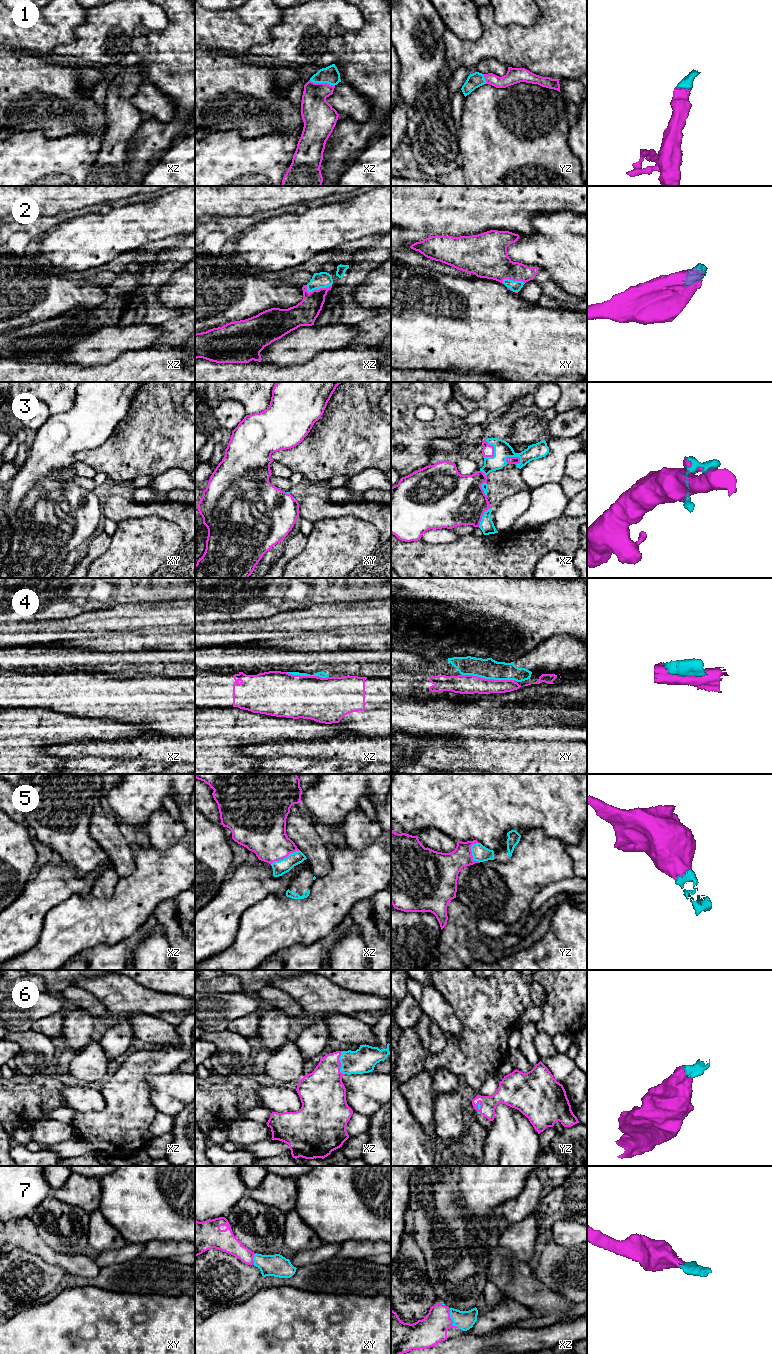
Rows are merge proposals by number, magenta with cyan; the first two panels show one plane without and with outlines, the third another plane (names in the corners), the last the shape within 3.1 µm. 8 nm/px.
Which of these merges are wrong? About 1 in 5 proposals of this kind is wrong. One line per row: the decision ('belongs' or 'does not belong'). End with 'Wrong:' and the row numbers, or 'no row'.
1: belongs
2: belongs
3: belongs
4: does not belong
5: belongs
6: belongs
7: belongs
Wrong: 4

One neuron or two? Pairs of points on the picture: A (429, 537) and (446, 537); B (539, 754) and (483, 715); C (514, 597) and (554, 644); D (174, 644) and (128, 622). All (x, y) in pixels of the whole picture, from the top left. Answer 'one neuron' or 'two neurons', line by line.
A: one neuron
B: two neurons
C: two neurons
D: two neurons

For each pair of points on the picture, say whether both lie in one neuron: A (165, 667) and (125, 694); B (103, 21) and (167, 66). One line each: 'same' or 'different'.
A: different
B: different

